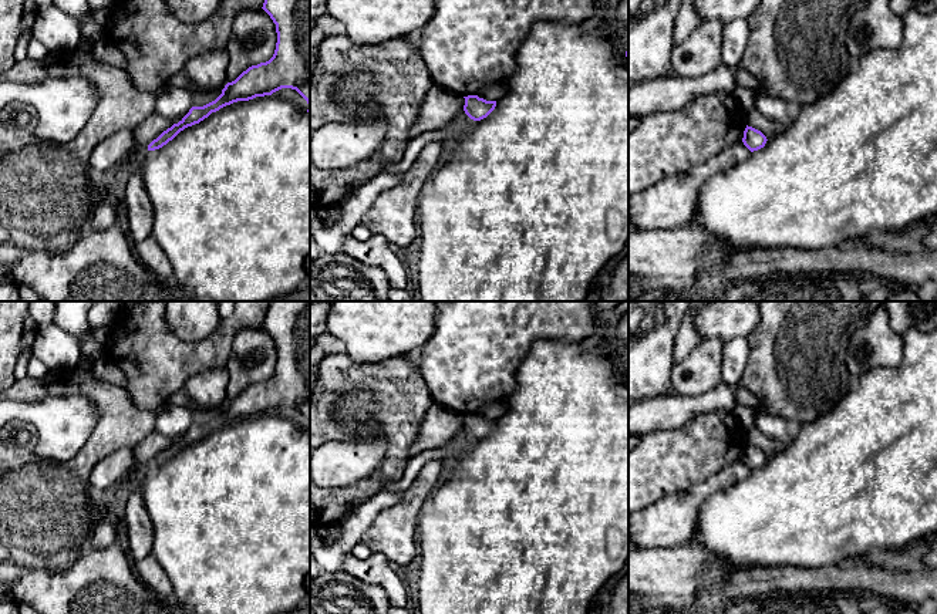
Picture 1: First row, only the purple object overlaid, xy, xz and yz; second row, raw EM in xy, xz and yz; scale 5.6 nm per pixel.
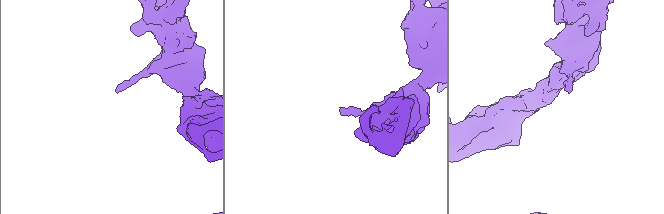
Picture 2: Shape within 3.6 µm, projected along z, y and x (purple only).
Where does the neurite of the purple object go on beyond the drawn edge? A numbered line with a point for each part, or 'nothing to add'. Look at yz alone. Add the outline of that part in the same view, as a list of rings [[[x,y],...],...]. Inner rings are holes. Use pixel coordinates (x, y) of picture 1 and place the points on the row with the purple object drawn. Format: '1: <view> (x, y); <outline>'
nothing to add

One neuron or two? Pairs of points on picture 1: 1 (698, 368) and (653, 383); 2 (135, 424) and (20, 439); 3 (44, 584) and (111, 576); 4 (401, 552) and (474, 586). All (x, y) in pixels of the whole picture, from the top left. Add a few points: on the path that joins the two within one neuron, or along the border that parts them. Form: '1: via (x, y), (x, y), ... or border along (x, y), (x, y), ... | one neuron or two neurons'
1: border along (676, 363), (671, 371), (673, 391) | two neurons
2: border along (14, 445), (22, 446) | two neurons
3: via (61, 584), (84, 584), (94, 579) | one neuron
4: border along (417, 522), (418, 556) | two neurons

